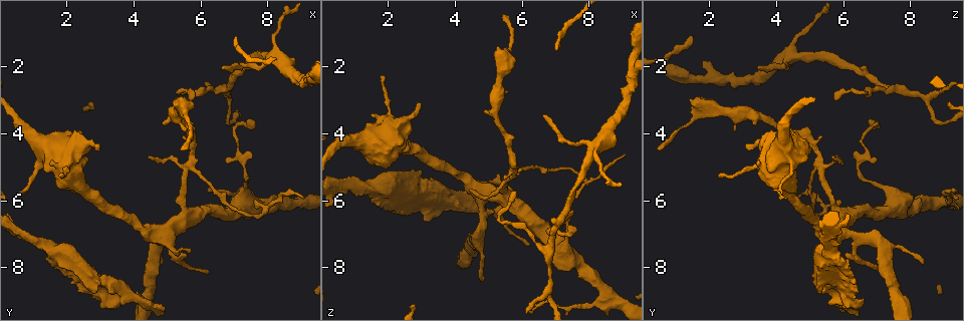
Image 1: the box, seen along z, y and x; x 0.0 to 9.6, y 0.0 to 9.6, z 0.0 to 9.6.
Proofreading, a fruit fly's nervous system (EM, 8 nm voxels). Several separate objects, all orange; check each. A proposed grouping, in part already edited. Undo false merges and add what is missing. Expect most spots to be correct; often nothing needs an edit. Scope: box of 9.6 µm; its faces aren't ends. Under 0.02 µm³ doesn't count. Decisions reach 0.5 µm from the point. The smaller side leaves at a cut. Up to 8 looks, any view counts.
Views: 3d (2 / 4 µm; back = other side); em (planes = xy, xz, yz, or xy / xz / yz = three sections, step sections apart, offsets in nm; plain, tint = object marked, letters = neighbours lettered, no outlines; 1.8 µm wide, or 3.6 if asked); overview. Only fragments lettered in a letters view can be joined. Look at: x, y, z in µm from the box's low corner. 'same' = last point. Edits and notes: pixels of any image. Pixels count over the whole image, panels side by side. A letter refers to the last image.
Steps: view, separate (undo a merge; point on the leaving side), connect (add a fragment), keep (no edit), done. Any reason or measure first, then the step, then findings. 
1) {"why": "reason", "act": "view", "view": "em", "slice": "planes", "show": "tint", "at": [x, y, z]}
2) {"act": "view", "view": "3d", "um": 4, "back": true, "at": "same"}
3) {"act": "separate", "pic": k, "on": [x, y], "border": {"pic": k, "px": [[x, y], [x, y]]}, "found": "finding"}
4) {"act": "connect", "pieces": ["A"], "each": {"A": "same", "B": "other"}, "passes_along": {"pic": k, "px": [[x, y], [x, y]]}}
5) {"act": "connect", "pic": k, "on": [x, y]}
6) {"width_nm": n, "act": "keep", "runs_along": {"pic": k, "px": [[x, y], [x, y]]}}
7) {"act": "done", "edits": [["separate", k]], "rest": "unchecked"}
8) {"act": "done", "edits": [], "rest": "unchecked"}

{"act": "view", "view": "3d", "um": 4, "at": [5.65, 4.95, 5.30]}

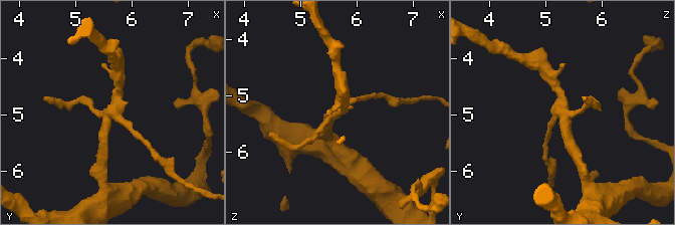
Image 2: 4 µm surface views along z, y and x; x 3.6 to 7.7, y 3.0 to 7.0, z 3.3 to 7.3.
{"act": "view", "view": "em", "slice": "yz", "step": 8, "show": "tint", "at": [5.65, 4.90, 5.25]}

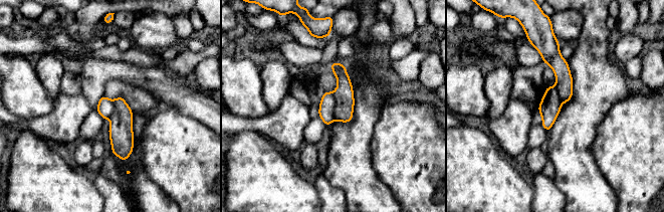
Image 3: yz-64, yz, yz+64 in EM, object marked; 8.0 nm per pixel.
{"act": "view", "view": "em", "slice": "planes", "show": "letters", "at": "same"}

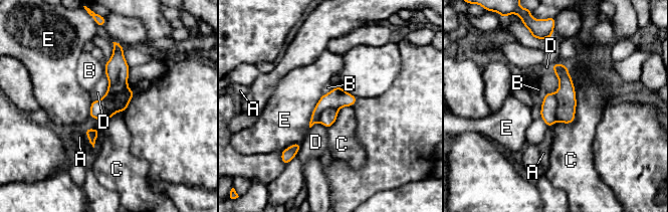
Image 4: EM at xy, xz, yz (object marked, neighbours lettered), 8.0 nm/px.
{"act": "separate", "pic": 4, "on": [548, 110], "each": {"A": "other", "B": "other", "C": "other", "D": "other", "E": "other"}, "border": {"pic": 4, "px": [[554, 94], [557, 99], [557, 120]]}, "found": "two neurons meet here"}

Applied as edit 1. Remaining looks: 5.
{"act": "view", "view": "3d", "um": 2, "back": true, "at": [6.65, 2.00, 3.45]}

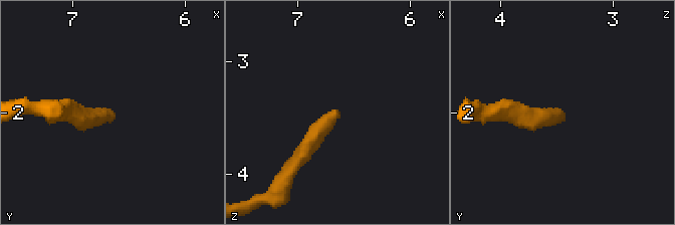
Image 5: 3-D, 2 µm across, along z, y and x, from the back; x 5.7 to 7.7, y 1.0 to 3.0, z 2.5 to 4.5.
{"act": "view", "view": "em", "slice": "planes", "show": "plain", "at": [6.70, 1.98, 3.42]}

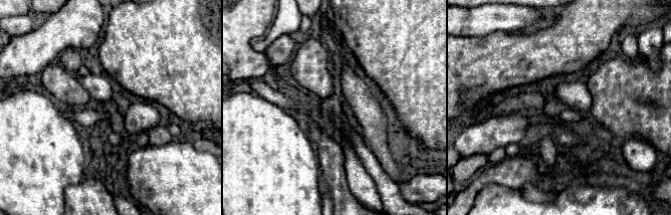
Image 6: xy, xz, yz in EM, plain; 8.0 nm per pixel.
{"why": "what lies round it", "act": "view", "view": "em", "slice": "planes", "show": "letters", "at": "same"}

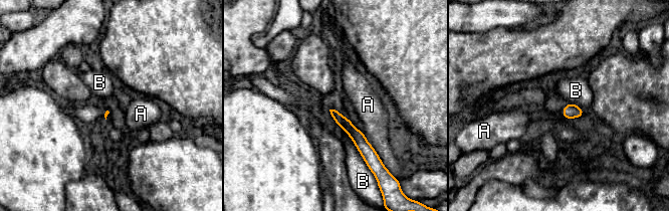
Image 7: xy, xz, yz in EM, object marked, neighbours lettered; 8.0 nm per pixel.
{"act": "keep", "each": {"A": "other", "B": "other"}, "found": "none of them fits"}

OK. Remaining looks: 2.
{"act": "done", "edits": [["separate", 4]], "rest": "unchecked"}

